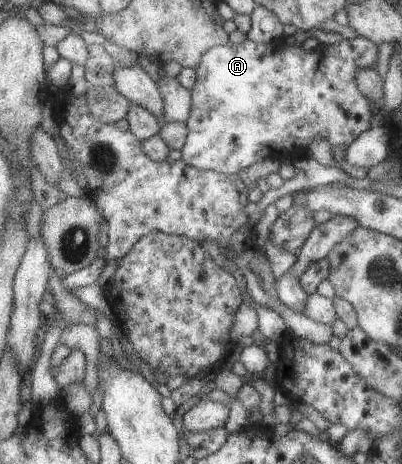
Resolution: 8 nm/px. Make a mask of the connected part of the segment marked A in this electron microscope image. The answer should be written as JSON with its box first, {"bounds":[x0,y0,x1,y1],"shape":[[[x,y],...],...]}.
{"bounds":[183,35,380,175],"shape":[[[362,35],[354,39],[346,38],[338,44],[326,45],[320,43],[313,50],[306,50],[302,45],[299,46],[292,44],[290,38],[283,37],[279,40],[270,43],[258,43],[246,39],[241,43],[232,43],[221,45],[212,48],[205,57],[198,70],[198,86],[193,91],[193,104],[192,116],[187,123],[190,128],[190,135],[187,146],[183,149],[184,159],[188,164],[200,168],[200,170],[217,171],[226,175],[238,175],[238,172],[254,166],[256,162],[264,160],[264,158],[274,158],[276,160],[291,159],[295,162],[299,158],[310,154],[311,146],[318,136],[324,136],[332,142],[332,146],[340,148],[340,146],[351,146],[362,134],[370,131],[376,123],[376,114],[374,114],[374,104],[372,100],[362,93],[358,85],[358,74],[362,68],[376,67],[378,58],[380,58],[380,44],[377,41],[369,40]]]}

